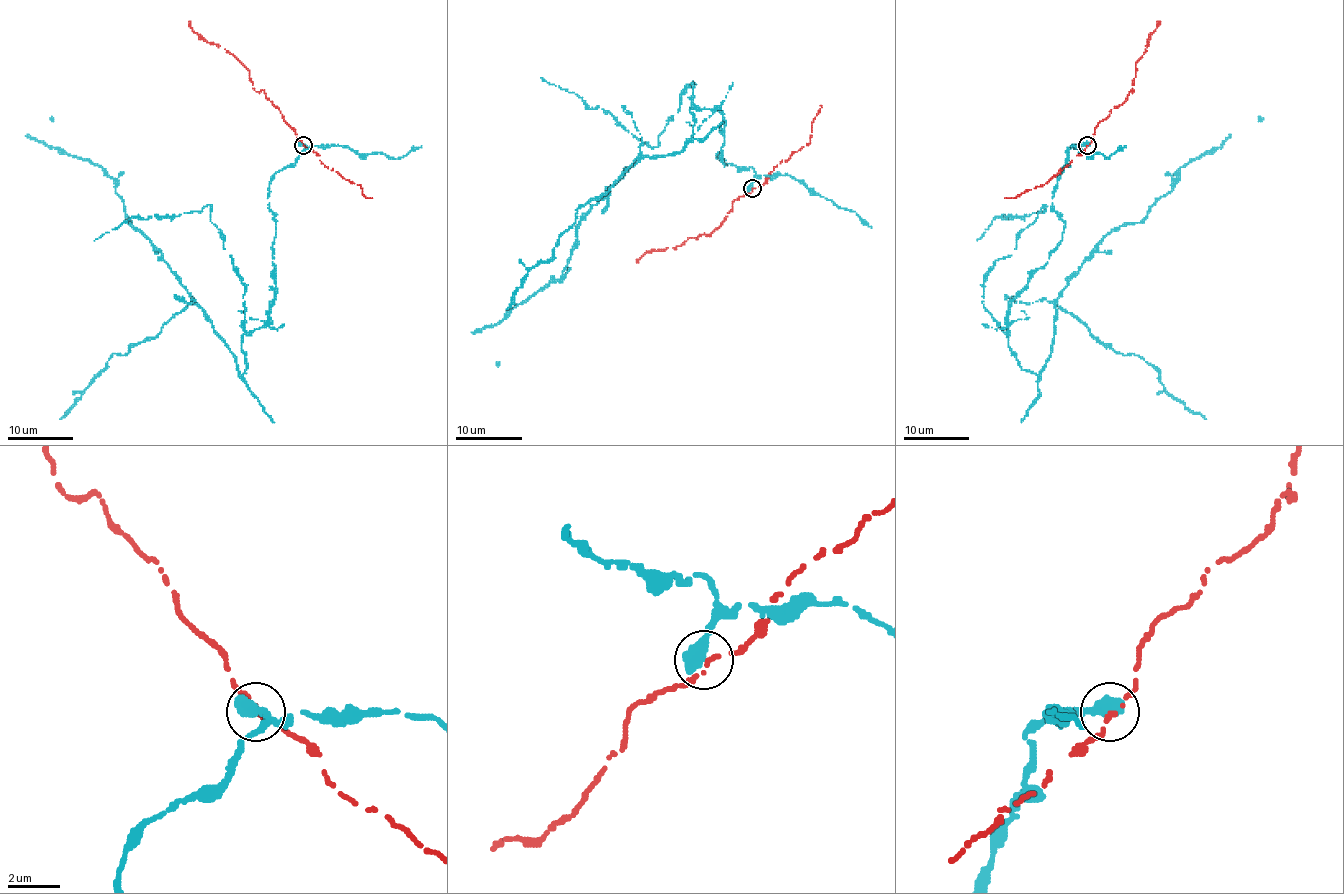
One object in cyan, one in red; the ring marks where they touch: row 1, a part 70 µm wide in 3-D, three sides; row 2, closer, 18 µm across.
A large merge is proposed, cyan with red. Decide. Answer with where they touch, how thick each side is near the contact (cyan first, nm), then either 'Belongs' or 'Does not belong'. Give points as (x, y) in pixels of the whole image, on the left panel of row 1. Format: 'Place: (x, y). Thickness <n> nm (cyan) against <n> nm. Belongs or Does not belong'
Place: (303, 145). Thickness 600 nm (cyan) against 140 nm. Does not belong

